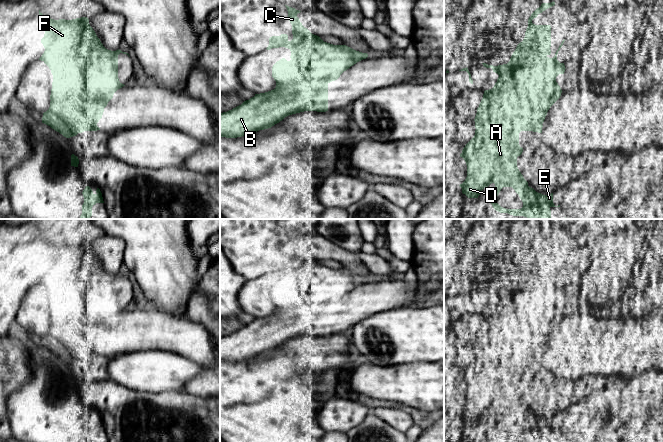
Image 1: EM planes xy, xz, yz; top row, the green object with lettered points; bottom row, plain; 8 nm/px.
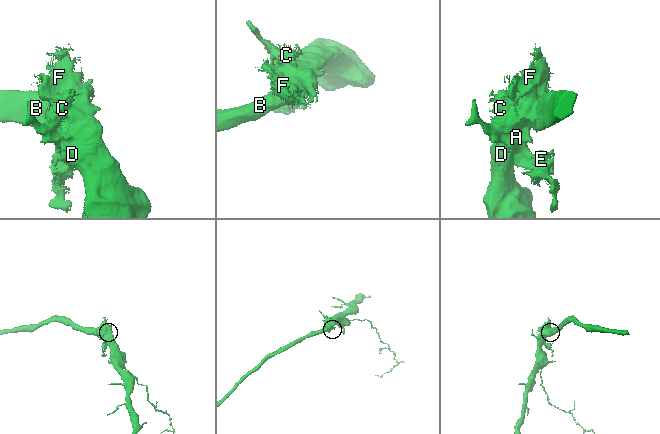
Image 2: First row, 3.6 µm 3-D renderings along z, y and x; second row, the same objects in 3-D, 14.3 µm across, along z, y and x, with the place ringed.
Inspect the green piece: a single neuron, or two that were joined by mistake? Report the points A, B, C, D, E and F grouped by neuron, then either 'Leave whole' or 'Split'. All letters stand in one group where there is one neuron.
Groups: A C D E F / B. Split

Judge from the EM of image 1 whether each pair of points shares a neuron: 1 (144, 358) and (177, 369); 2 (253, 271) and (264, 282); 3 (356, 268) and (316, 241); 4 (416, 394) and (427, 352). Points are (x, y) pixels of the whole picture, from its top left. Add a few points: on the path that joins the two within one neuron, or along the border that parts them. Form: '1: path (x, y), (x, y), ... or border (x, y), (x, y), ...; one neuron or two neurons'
1: path (152, 366), (155, 369), (169, 369); one neuron
2: border (265, 272), (256, 278), (246, 281); two neurons
3: path (346, 258), (326, 250); one neuron
4: border (433, 361), (415, 361), (402, 365); two neurons

